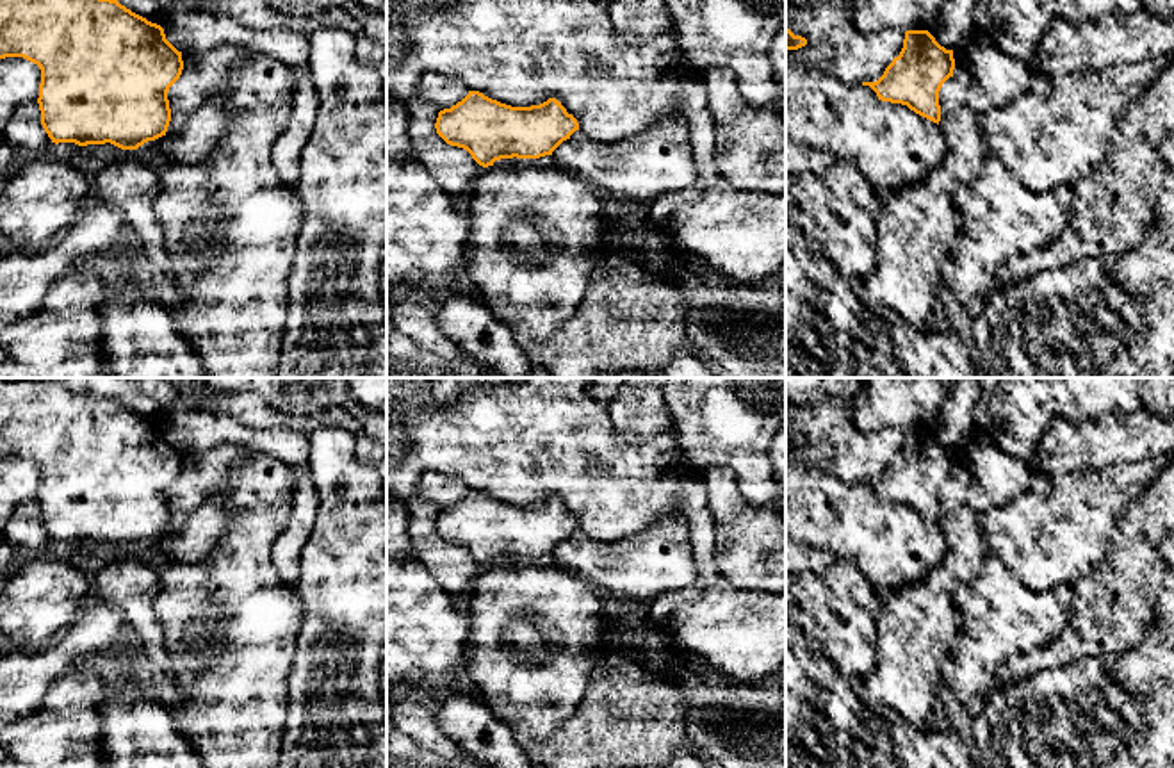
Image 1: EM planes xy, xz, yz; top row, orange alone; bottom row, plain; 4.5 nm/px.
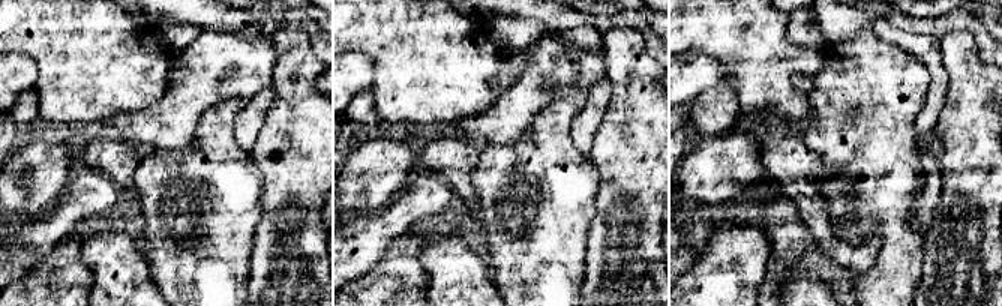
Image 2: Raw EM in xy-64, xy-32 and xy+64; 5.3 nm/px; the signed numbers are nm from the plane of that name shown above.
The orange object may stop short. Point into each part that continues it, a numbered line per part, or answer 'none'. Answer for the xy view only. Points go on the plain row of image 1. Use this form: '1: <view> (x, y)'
none

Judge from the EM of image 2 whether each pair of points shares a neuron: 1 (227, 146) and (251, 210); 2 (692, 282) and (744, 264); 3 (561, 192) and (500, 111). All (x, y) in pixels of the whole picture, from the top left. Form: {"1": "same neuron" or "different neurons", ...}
{"1": "same neuron", "2": "same neuron", "3": "different neurons"}

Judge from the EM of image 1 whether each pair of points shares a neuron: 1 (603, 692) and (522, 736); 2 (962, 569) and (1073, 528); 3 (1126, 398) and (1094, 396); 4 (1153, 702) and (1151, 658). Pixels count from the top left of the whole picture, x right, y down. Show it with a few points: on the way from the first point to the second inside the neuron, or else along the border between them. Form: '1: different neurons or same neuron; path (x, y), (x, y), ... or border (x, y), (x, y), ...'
1: same neuron; path (592, 715), (560, 747), (546, 747)
2: different neurons; border (977, 515), (986, 551)
3: same neuron; path (1119, 396), (1101, 396)
4: same neuron; path (1153, 692), (1153, 669)

